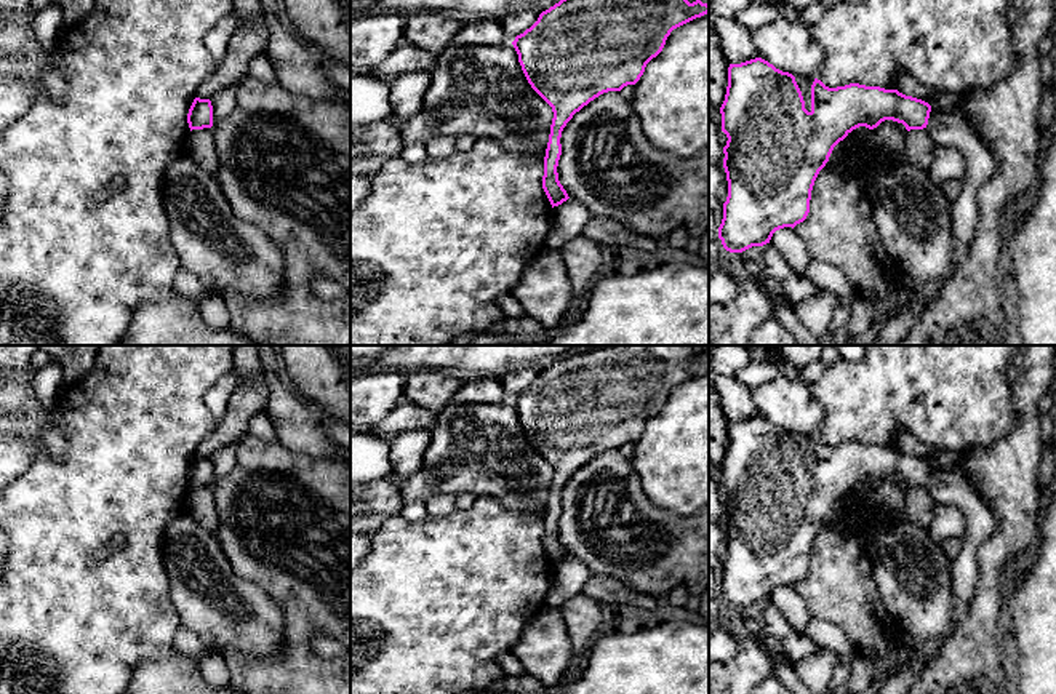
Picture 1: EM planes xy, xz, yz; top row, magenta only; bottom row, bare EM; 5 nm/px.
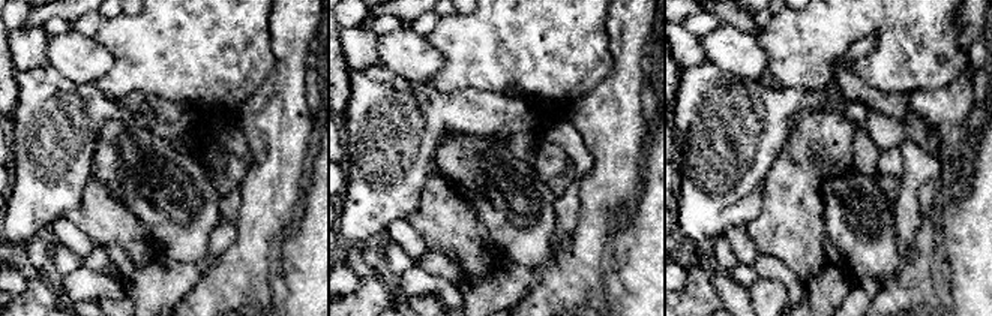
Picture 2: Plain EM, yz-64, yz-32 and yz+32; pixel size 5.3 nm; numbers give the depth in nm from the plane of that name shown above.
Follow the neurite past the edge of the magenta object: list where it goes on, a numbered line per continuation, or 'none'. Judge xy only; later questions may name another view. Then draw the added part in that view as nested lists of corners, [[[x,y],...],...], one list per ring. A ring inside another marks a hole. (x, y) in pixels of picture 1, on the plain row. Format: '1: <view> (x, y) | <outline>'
none

